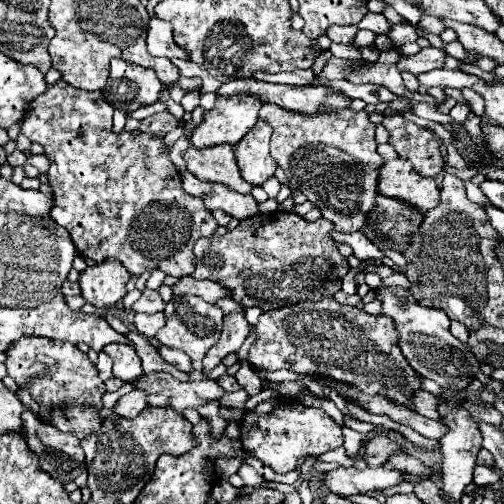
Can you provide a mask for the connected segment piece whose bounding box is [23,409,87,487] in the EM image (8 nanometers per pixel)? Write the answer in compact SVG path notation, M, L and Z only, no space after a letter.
M27 409L27 413L23 413L23 423L25 423L27 445L39 457L41 469L47 471L51 477L59 479L61 483L75 481L77 487L85 487L85 483L87 483L87 467L85 467L85 455L83 455L83 449L81 449L79 441L71 433L63 433L57 427L53 427L51 423L43 423L41 419L37 419L31 413L31 409Z

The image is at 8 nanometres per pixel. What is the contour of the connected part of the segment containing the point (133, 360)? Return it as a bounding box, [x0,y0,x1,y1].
[103,345,143,383]

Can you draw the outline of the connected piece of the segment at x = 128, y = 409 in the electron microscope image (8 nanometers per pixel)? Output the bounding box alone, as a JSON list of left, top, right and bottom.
[113,389,147,419]

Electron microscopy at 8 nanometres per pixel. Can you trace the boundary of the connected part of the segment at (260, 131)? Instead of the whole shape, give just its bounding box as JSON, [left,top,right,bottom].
[233,119,277,185]

